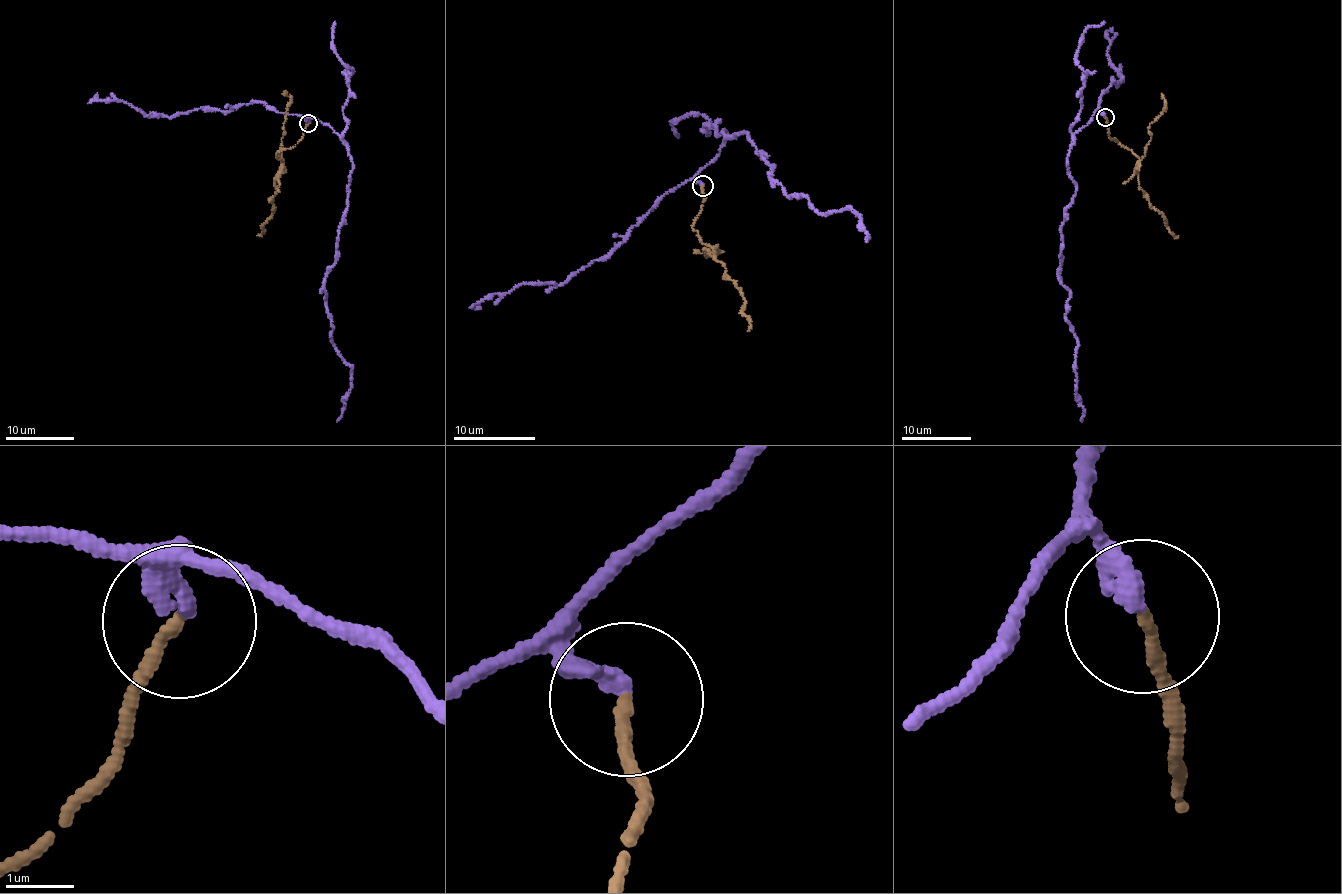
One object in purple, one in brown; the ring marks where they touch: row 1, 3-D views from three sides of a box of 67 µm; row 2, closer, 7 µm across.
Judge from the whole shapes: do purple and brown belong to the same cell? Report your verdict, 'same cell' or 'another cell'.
another cell

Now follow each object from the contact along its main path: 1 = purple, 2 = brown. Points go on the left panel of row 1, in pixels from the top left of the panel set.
1: (309, 122), (338, 133), (352, 161), (335, 265), (324, 283), (333, 346), (351, 368), (350, 392), (337, 422)
2: (308, 123), (301, 140), (276, 153), (280, 171), (275, 177), (277, 192), (272, 203), (272, 218), (256, 235)

